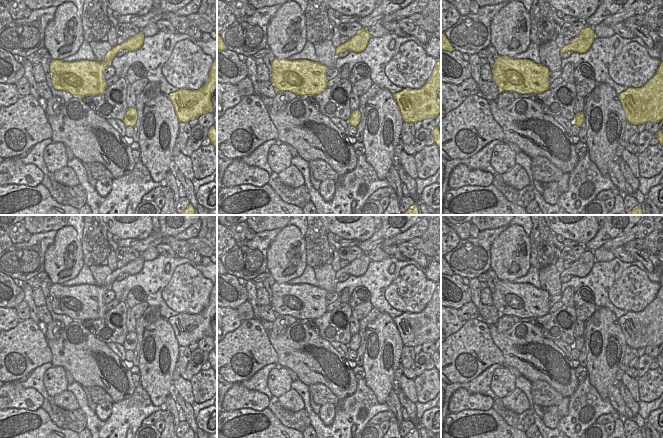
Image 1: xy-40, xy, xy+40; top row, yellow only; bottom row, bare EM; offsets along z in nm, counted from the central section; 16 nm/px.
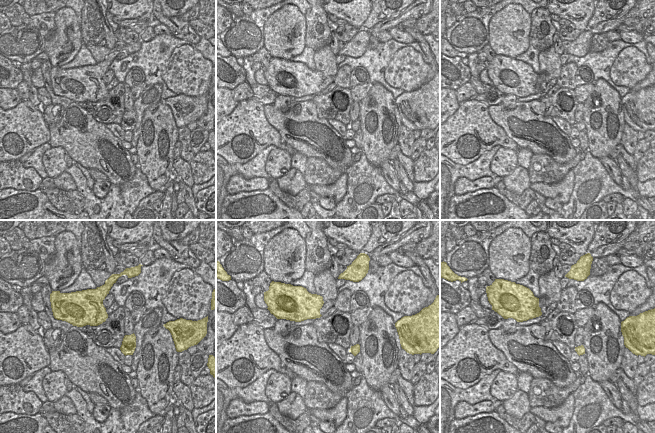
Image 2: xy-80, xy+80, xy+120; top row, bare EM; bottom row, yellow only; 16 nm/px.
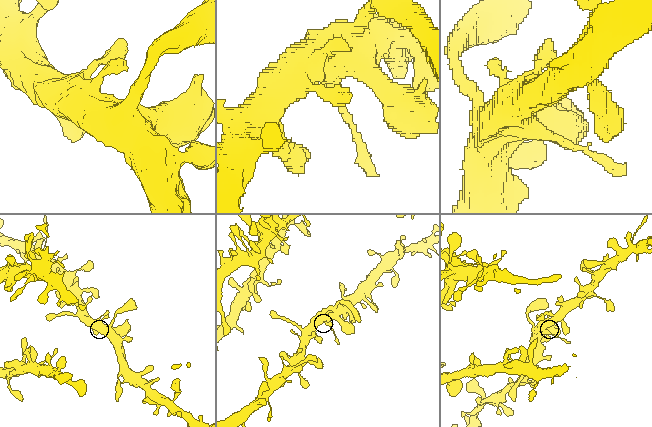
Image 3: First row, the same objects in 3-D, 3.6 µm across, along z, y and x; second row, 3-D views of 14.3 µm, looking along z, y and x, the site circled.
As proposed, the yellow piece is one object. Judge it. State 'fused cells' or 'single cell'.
single cell

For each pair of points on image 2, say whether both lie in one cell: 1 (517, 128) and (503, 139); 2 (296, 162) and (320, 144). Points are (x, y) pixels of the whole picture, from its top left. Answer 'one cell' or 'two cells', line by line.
1: two cells
2: two cells

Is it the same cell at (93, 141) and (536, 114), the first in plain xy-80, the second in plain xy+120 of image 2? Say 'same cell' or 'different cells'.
same cell

